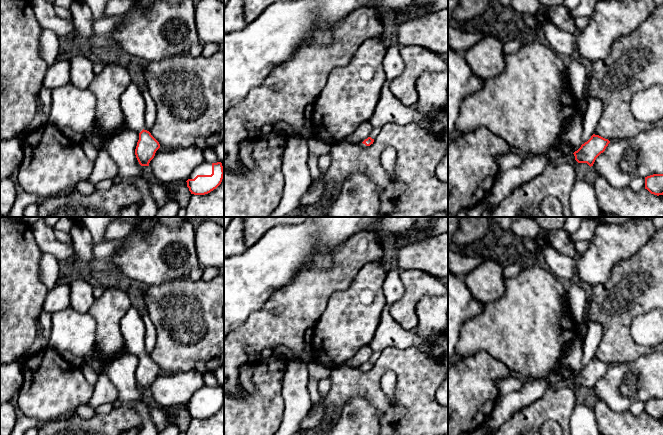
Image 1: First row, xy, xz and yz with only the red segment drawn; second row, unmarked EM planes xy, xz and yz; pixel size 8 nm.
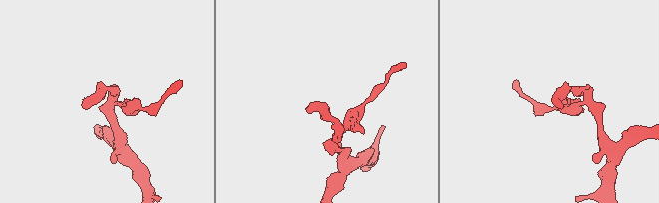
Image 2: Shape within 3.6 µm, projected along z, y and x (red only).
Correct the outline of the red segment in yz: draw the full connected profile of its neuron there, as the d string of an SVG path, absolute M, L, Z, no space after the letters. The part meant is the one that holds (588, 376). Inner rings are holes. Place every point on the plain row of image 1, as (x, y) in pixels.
M593 358L587 366L573 377L575 384L578 387L587 387L591 391L596 382L605 375L609 367L608 363Z

